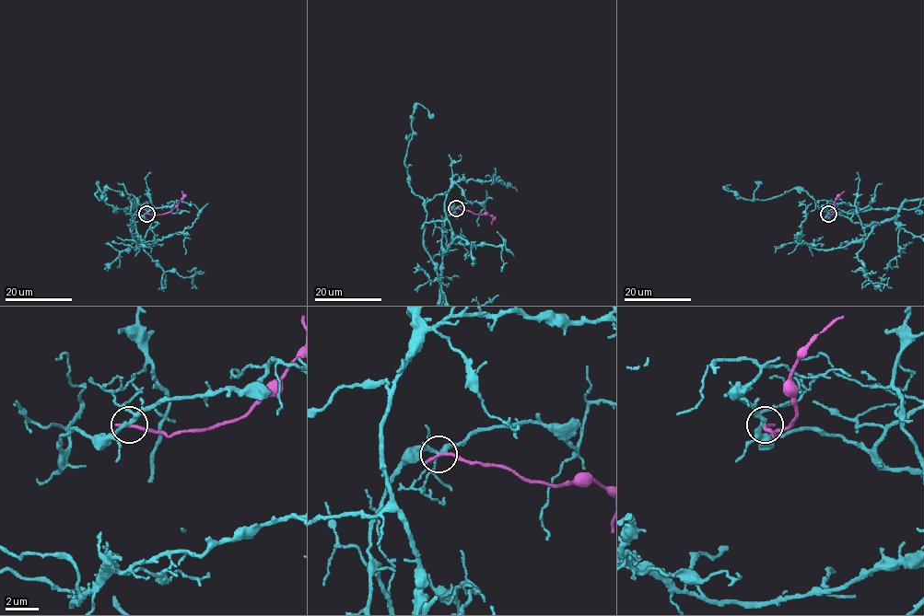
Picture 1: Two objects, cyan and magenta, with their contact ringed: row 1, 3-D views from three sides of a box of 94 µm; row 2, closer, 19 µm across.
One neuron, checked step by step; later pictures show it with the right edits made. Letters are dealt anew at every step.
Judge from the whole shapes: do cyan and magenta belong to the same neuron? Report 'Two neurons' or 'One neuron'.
Two neurons

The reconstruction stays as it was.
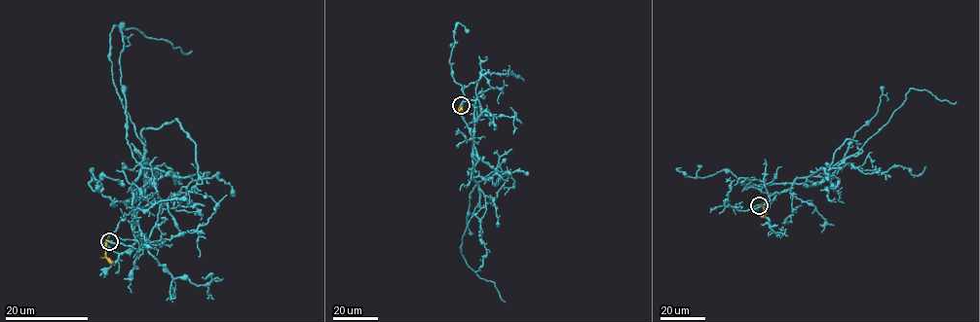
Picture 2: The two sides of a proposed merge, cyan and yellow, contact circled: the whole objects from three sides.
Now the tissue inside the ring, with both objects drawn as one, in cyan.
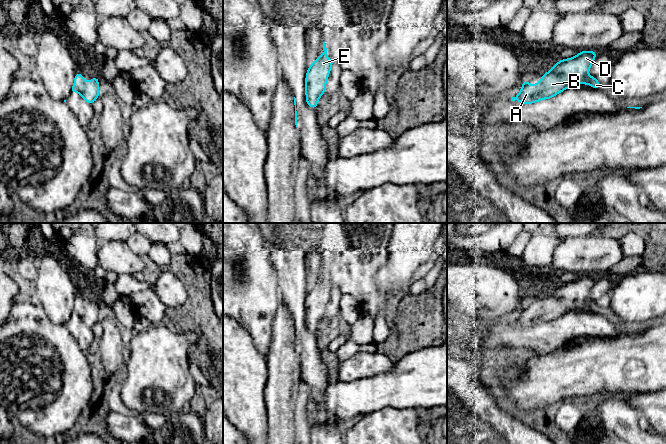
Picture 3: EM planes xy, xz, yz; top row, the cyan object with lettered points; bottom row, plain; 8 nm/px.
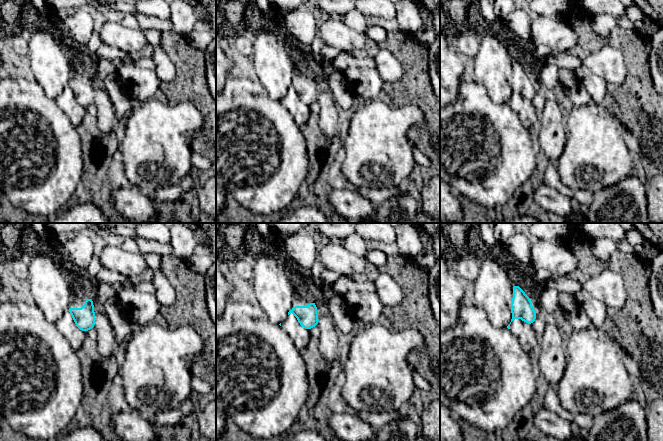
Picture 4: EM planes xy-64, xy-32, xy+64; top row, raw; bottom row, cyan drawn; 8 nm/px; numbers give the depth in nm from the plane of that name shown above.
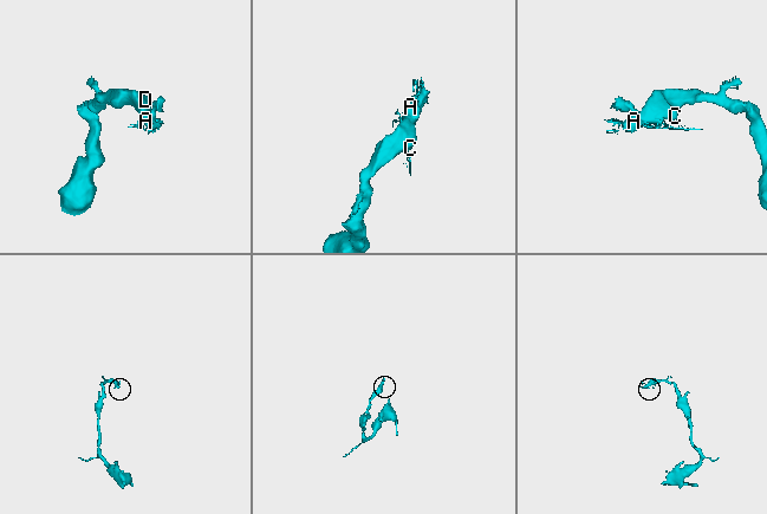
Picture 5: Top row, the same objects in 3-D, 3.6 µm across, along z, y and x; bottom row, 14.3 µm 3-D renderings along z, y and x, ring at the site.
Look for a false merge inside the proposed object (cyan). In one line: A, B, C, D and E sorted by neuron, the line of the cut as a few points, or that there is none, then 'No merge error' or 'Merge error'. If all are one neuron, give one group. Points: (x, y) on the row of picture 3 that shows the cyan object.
Groups: A B C D E. No split. No merge error

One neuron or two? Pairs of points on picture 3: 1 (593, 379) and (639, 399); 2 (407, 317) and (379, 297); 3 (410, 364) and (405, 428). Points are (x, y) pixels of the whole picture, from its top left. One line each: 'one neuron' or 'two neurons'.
1: two neurons
2: two neurons
3: two neurons

